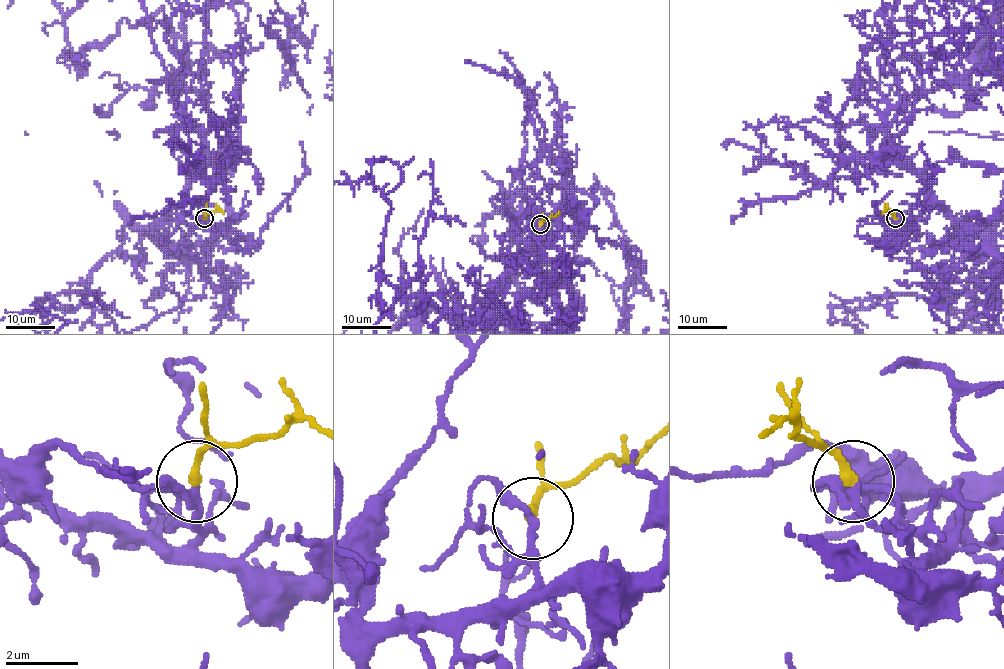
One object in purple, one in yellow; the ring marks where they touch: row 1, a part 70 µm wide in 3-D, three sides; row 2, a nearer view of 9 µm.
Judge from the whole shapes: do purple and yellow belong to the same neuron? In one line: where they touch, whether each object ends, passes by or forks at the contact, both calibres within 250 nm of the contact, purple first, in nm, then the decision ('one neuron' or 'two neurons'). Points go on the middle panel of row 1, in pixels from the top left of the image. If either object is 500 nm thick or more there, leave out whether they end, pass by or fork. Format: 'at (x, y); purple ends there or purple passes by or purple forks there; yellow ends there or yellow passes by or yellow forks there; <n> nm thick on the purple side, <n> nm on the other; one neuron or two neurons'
at (540, 224); purple passes by; yellow ends there; 200 nm thick on the purple side, 280 nm on the other; one neuron

